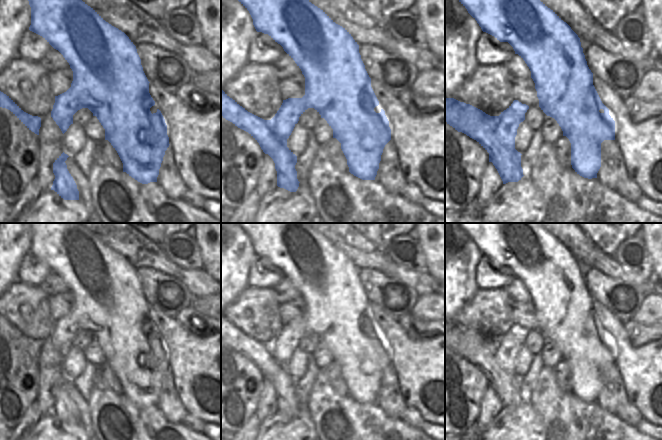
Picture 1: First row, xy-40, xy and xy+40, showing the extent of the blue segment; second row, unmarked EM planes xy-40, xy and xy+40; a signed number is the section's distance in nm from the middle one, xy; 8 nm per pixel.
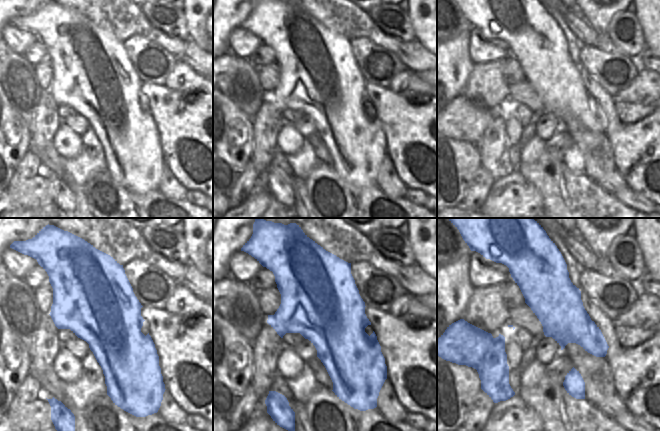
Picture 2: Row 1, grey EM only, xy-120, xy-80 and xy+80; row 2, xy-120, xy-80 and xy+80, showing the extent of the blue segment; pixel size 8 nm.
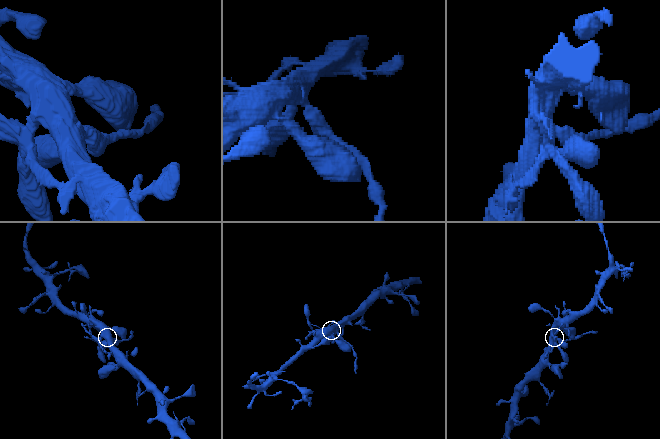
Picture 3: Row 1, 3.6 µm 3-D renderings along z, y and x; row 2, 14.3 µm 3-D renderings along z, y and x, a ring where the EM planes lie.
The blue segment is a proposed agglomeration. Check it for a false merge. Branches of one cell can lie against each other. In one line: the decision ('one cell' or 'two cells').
two cells

